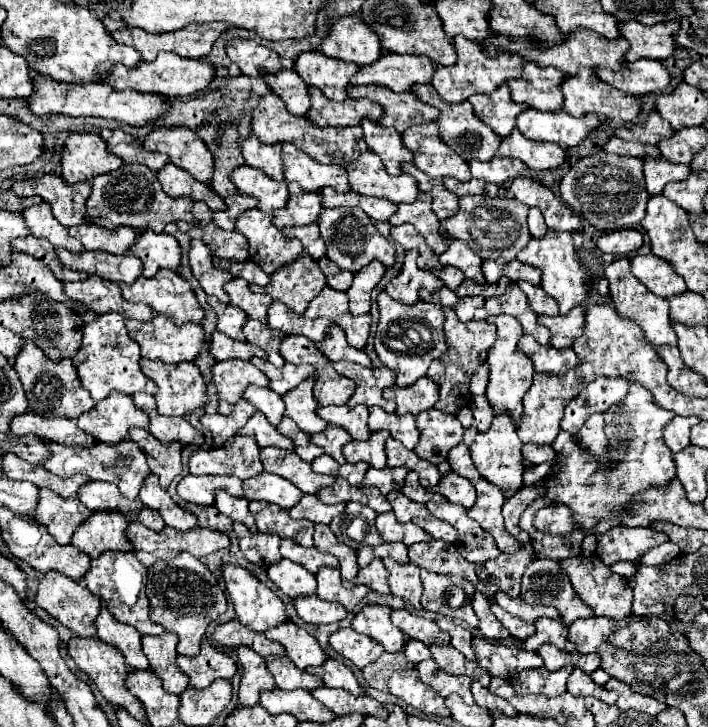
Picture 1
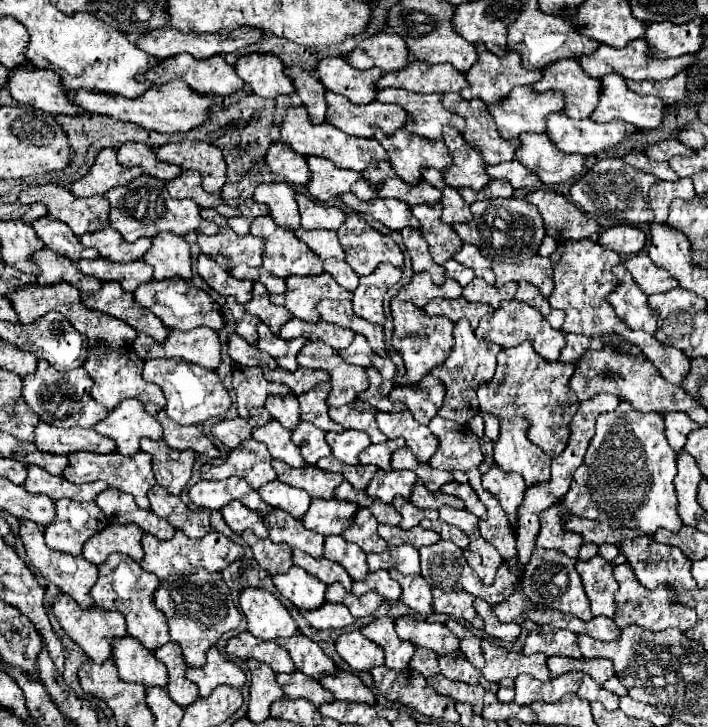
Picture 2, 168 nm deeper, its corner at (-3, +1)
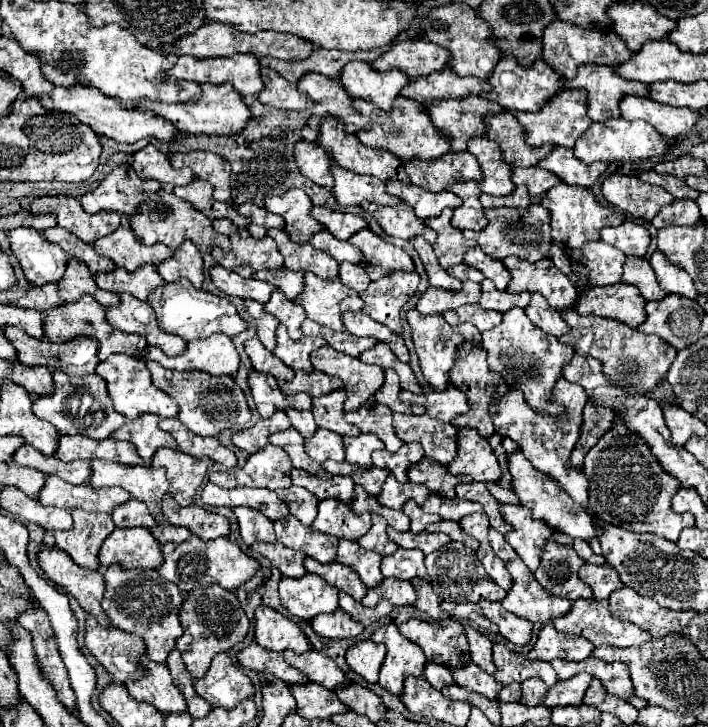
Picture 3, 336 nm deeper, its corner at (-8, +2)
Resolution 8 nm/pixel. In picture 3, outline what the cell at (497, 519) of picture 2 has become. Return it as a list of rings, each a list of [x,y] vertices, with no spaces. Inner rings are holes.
[[[490,530],[488,540],[490,540],[490,546],[492,546],[494,554],[496,554],[498,558],[504,560],[504,564],[506,564],[506,568],[508,568],[512,580],[514,580],[512,590],[510,590],[510,592],[506,594],[506,598],[500,602],[508,612],[512,612],[512,614],[516,614],[516,616],[520,616],[520,618],[524,618],[524,620],[530,620],[530,622],[542,622],[542,624],[546,624],[546,622],[550,622],[550,620],[554,620],[554,618],[558,618],[558,616],[568,614],[570,602],[564,600],[564,598],[558,598],[558,596],[548,594],[548,592],[536,582],[534,574],[524,566],[524,562],[520,562],[520,556],[506,544],[506,540],[504,540],[504,536],[502,536],[500,532]]]

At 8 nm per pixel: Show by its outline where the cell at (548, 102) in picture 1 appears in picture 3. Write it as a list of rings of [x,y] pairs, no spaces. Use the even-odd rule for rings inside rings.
[[[580,66],[574,80],[566,88],[582,88],[588,92],[588,114],[594,122],[620,118],[620,102],[624,96],[648,98],[648,86],[630,82],[614,72],[614,66]]]

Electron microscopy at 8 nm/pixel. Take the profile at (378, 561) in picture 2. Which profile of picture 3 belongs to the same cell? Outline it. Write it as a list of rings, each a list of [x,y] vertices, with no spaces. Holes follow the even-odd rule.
[[[398,548],[394,554],[382,560],[382,574],[384,578],[392,576],[398,580],[414,580],[414,578],[428,580],[426,566],[424,566],[424,554],[420,550]]]

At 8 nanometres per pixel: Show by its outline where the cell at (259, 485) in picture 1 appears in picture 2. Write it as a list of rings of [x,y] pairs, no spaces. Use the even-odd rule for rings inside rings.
[[[277,479],[263,485],[257,493],[261,495],[261,499],[267,505],[271,505],[275,509],[283,509],[283,511],[291,513],[295,519],[301,519],[301,515],[307,511],[309,503],[311,503],[311,497],[307,495],[307,491],[285,485],[285,483],[277,481]]]

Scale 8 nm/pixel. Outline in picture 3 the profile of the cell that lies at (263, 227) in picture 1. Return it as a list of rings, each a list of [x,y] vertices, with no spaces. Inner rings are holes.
[[[268,230],[268,236],[272,236],[278,242],[278,250],[284,256],[284,266],[288,270],[302,270],[302,272],[314,272],[320,278],[336,278],[338,276],[338,262],[320,250],[314,250],[308,242],[296,244],[284,234],[284,230]]]

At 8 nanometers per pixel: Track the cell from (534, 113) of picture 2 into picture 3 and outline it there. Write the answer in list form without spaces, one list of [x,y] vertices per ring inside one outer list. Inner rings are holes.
[[[562,90],[560,94],[556,94],[556,98],[552,98],[552,102],[548,102],[544,106],[544,110],[538,112],[520,112],[516,114],[518,122],[526,128],[528,138],[526,142],[530,146],[542,146],[546,142],[552,142],[556,146],[566,146],[572,148],[574,142],[580,138],[580,134],[584,134],[584,130],[588,130],[588,126],[592,124],[590,116],[588,116],[588,94],[584,94],[584,90]]]

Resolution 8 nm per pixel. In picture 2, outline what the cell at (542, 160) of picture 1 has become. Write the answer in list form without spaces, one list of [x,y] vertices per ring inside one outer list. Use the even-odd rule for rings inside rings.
[[[519,135],[519,149],[515,151],[515,159],[523,163],[527,169],[535,171],[537,177],[545,185],[565,183],[579,173],[583,173],[583,155],[567,155],[561,153],[547,135]]]

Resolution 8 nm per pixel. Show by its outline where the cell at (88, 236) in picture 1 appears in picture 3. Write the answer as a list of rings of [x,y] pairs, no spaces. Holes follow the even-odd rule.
[[[120,226],[116,232],[96,240],[92,246],[100,256],[110,258],[118,268],[124,268],[128,272],[134,272],[144,264],[160,264],[174,254],[164,244],[156,246],[140,244],[134,230],[128,226],[126,228]]]

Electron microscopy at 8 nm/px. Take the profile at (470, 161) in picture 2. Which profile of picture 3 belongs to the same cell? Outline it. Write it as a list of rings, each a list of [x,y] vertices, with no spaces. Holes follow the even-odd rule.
[[[472,138],[468,142],[468,152],[478,158],[484,172],[484,180],[480,182],[482,192],[494,196],[512,194],[516,188],[512,182],[512,166],[504,162],[498,142],[492,142],[488,138]]]

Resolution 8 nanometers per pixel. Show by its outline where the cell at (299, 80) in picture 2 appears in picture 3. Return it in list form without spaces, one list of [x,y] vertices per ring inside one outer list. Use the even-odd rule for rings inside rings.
[[[310,72],[300,78],[298,90],[304,92],[310,100],[324,104],[328,112],[340,122],[344,122],[344,126],[352,134],[358,134],[360,130],[368,130],[368,118],[364,118],[358,110],[354,110],[352,98],[344,90],[344,86],[340,86],[340,80]]]

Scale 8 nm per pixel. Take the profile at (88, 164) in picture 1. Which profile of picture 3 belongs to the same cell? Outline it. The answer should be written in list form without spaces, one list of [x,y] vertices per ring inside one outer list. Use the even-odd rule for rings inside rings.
[[[122,164],[116,166],[94,192],[84,194],[80,202],[88,214],[110,210],[120,212],[124,216],[134,216],[138,212],[140,202],[144,202],[144,198],[152,190],[156,188],[150,182],[140,180],[132,166]]]

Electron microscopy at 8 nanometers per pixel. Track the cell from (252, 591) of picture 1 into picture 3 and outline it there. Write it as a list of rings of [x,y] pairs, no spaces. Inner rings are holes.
[[[260,606],[256,610],[256,644],[266,650],[294,650],[296,654],[304,654],[310,650],[310,642],[304,638],[302,630],[290,618],[284,618],[280,612]]]

